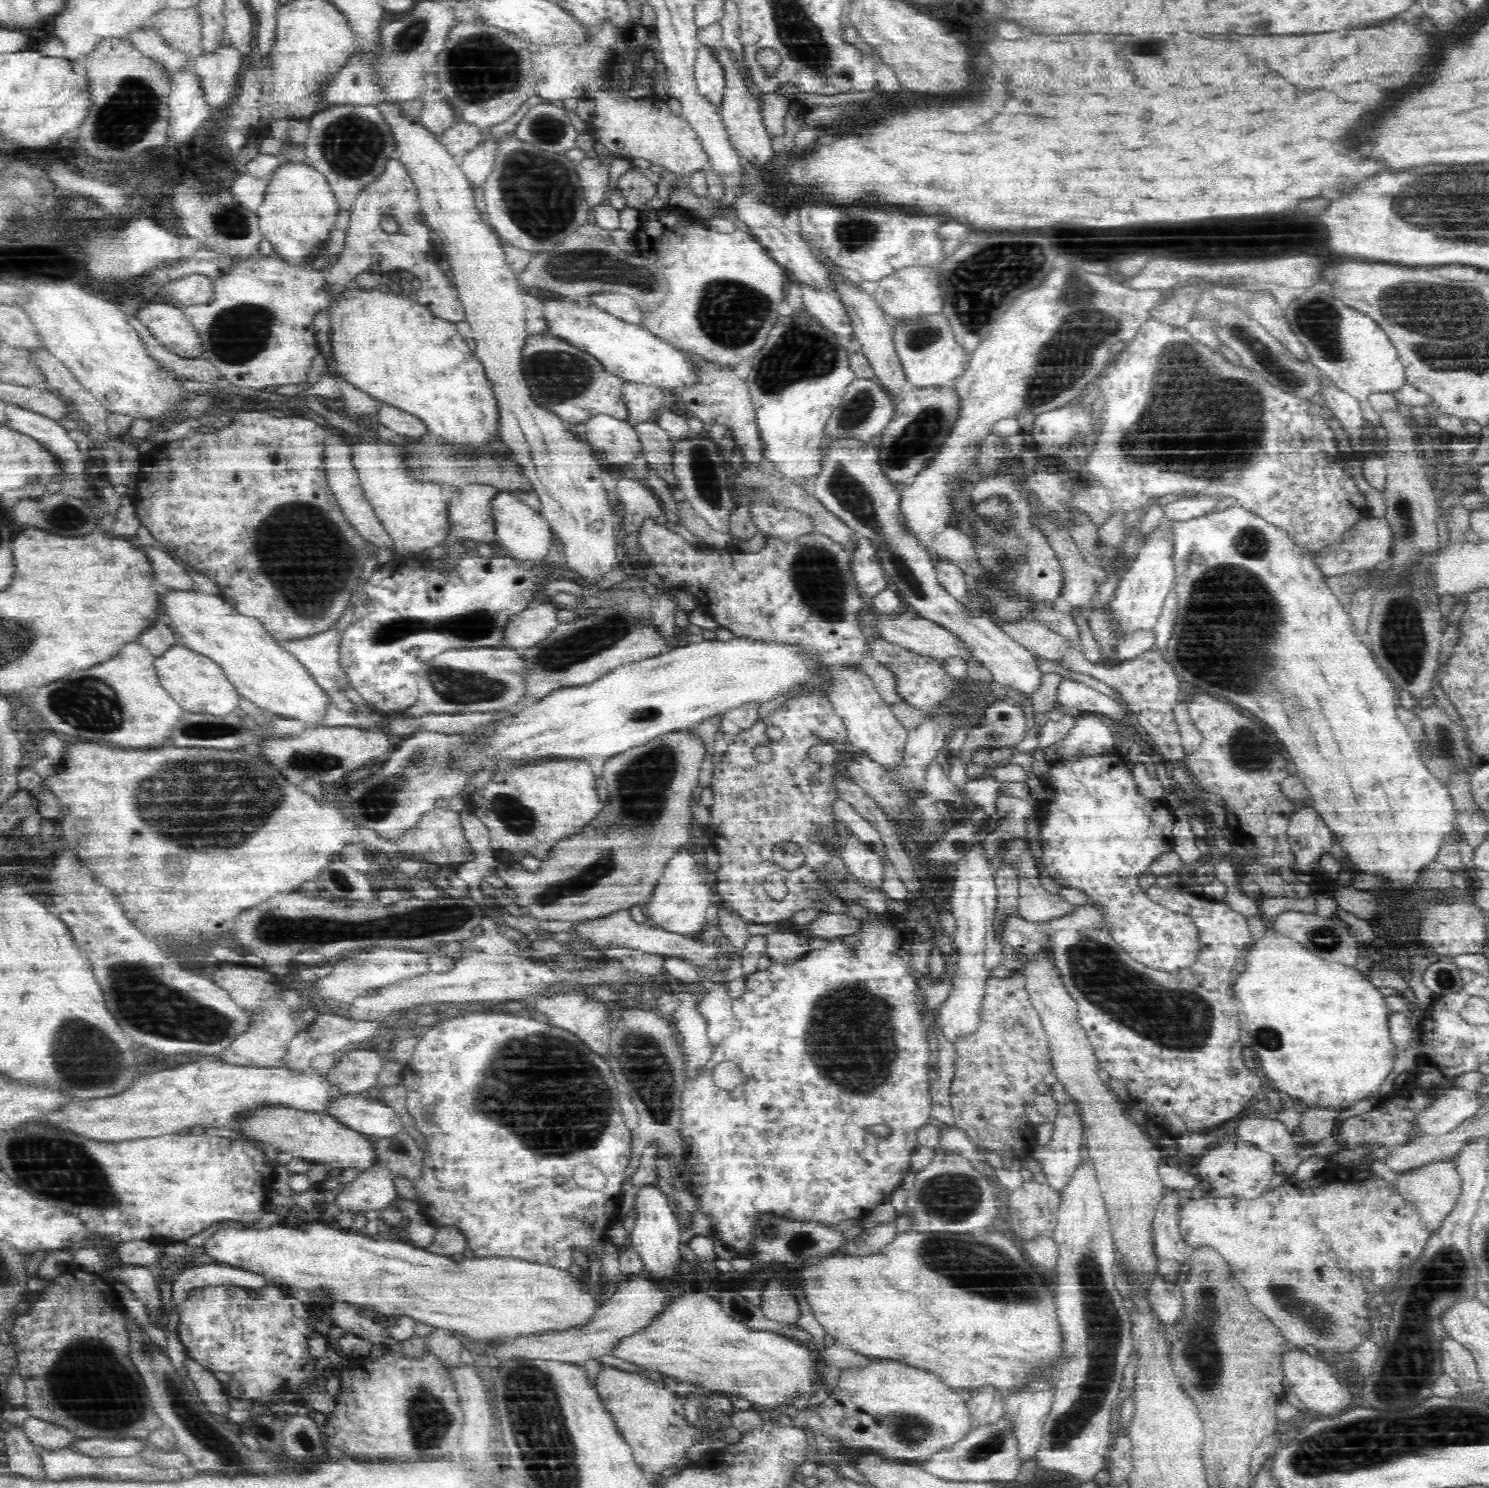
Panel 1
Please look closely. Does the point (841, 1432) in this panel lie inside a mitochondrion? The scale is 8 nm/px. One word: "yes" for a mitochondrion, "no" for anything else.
no

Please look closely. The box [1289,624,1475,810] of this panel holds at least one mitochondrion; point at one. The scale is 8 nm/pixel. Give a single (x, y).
(1447, 751)

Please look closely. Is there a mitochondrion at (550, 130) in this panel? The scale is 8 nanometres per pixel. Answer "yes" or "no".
yes

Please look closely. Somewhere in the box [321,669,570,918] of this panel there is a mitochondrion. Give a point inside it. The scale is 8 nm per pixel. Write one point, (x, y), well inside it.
(383, 798)

